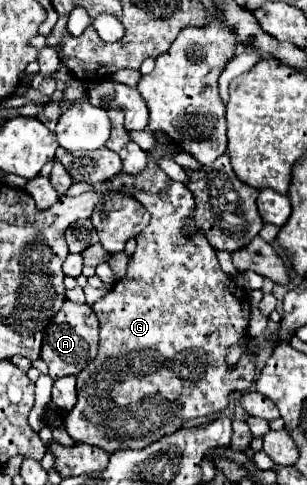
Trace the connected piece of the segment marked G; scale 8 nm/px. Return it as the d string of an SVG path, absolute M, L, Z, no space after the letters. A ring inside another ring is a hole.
M174 182L174 184L168 186L168 190L164 190L164 194L158 194L156 198L152 198L150 194L138 194L136 198L140 198L140 202L144 204L144 208L152 214L152 218L150 218L150 224L136 236L136 244L138 246L136 246L136 252L132 254L132 258L128 262L126 276L122 280L118 280L114 284L114 288L92 306L92 310L94 310L94 314L98 316L98 322L100 322L98 356L96 356L96 360L92 364L88 364L76 376L78 378L78 402L76 402L76 406L64 418L64 426L66 426L68 434L74 438L74 442L94 444L94 446L106 450L108 454L114 454L116 450L122 450L122 448L144 448L144 446L150 446L152 442L158 442L160 438L170 436L176 430L180 430L182 424L188 422L188 420L222 412L228 406L228 396L232 392L236 392L236 390L248 390L252 386L252 382L254 382L254 376L256 376L256 350L254 350L254 344L252 342L246 342L246 336L248 336L248 320L250 320L248 292L242 286L238 286L232 276L228 276L226 272L222 272L222 268L220 268L220 264L216 260L216 252L208 244L206 234L202 230L186 232L188 220L192 220L194 218L192 214L196 212L196 202L194 202L192 192L184 184ZM242 342L244 342L244 354L240 356L240 362L234 368L230 368L228 362L226 362L228 350L232 346L242 344Z

